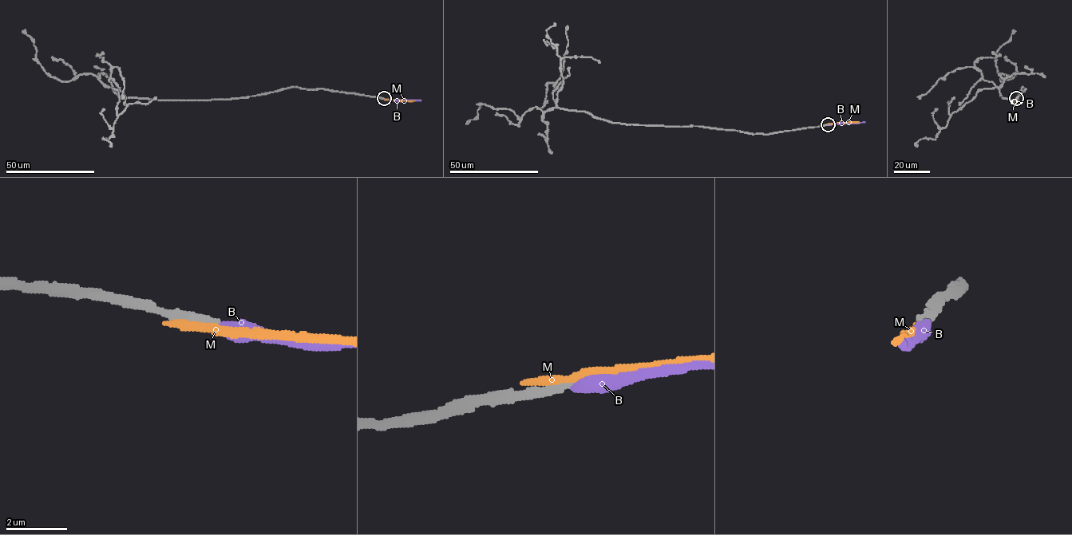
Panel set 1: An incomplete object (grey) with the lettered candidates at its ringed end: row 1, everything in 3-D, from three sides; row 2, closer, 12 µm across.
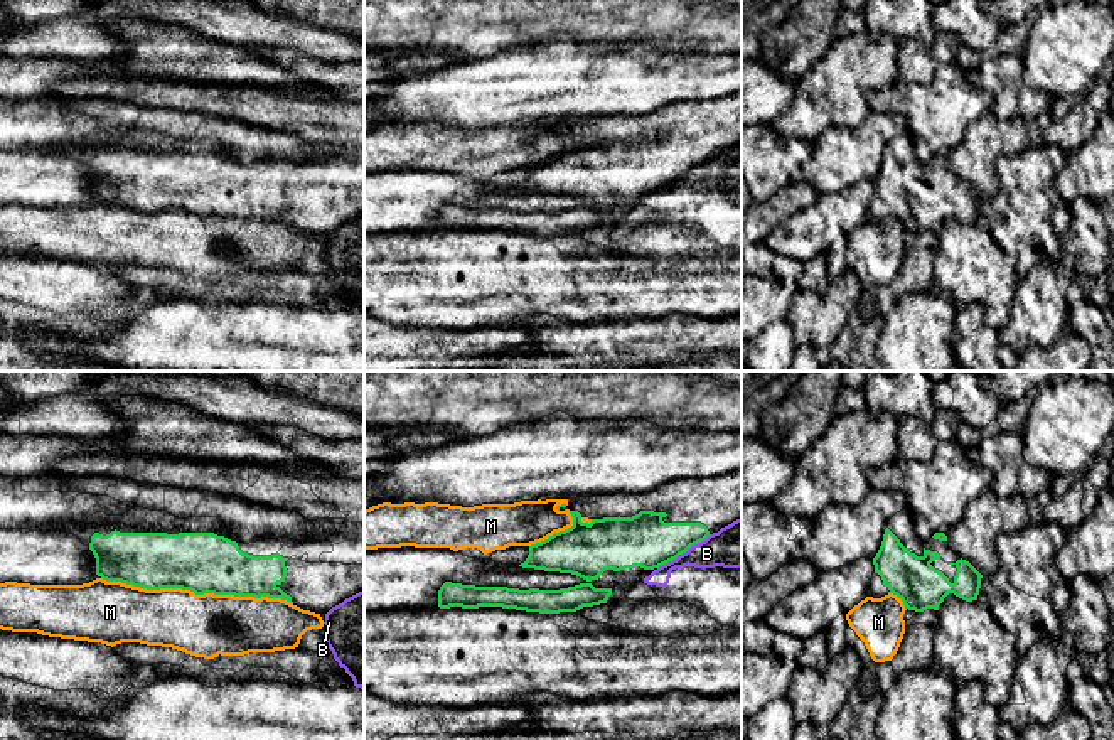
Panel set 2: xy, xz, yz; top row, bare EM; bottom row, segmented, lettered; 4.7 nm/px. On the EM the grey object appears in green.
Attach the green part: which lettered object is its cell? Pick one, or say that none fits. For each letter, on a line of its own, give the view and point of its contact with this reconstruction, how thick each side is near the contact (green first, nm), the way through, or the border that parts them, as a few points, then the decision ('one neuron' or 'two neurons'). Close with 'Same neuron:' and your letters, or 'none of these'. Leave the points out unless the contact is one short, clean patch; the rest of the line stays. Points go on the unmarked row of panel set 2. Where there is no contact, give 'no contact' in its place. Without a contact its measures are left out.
B: xz (683, 174) | 260/200 nm | along xz (710, 157), (658, 191) | two neurons
M: xy (198, 216) | 280/300 nm | two neurons
Same neuron: none of these

